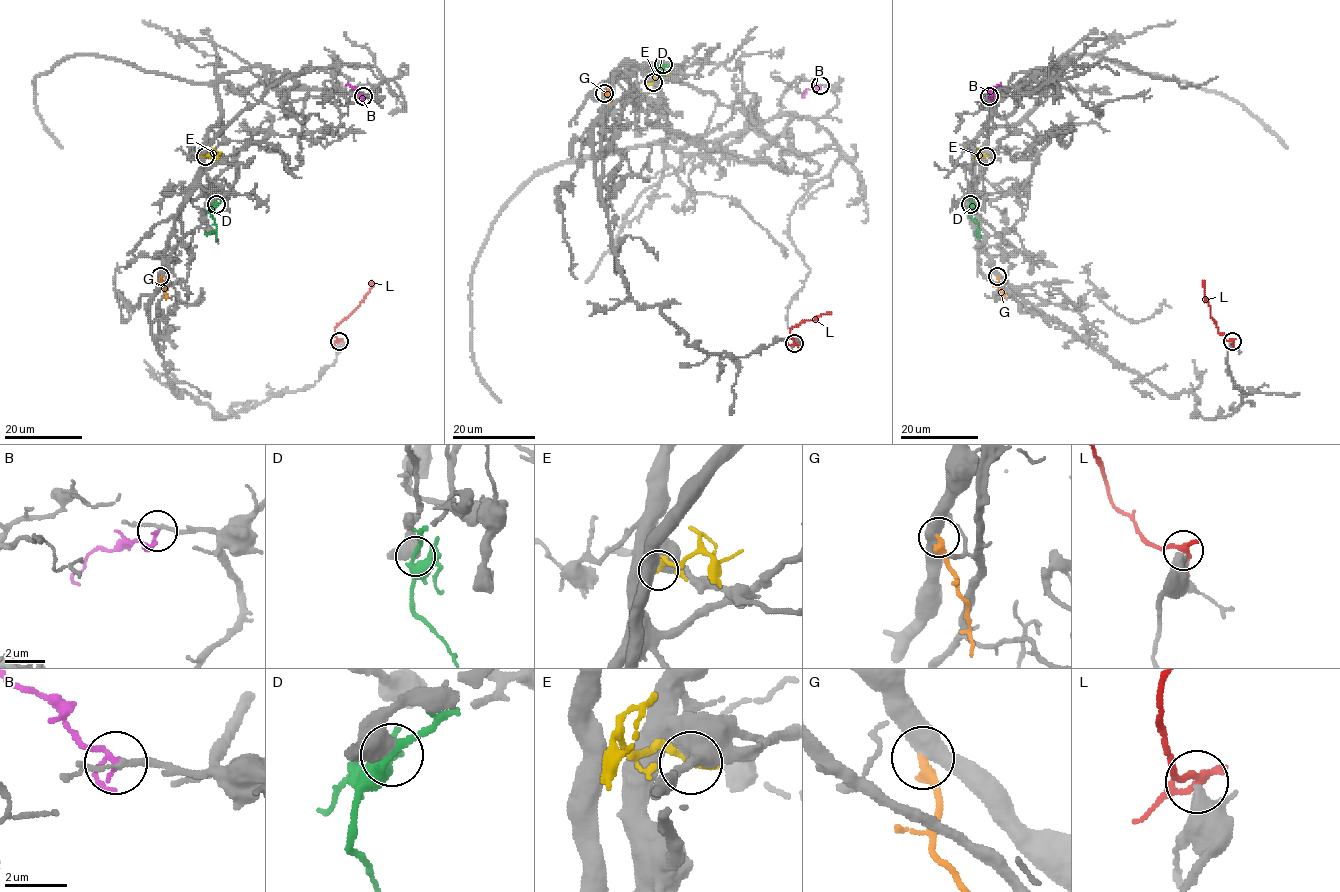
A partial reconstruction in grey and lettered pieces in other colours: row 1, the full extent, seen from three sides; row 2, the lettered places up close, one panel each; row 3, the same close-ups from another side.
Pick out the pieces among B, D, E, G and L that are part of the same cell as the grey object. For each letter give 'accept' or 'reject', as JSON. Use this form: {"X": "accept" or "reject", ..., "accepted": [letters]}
{"B": "accept", "D": "accept", "E": "reject", "G": "reject", "L": "reject", "accepted": ["B", "D"]}

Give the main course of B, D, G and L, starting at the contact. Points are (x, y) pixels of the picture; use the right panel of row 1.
B: (989, 96), (1000, 83)
D: (970, 204), (970, 216), (976, 221), (977, 232)
G: (997, 276), (998, 288), (1003, 294), (1001, 299)
L: (1232, 341), (1218, 331), (1210, 317), (1202, 281)

